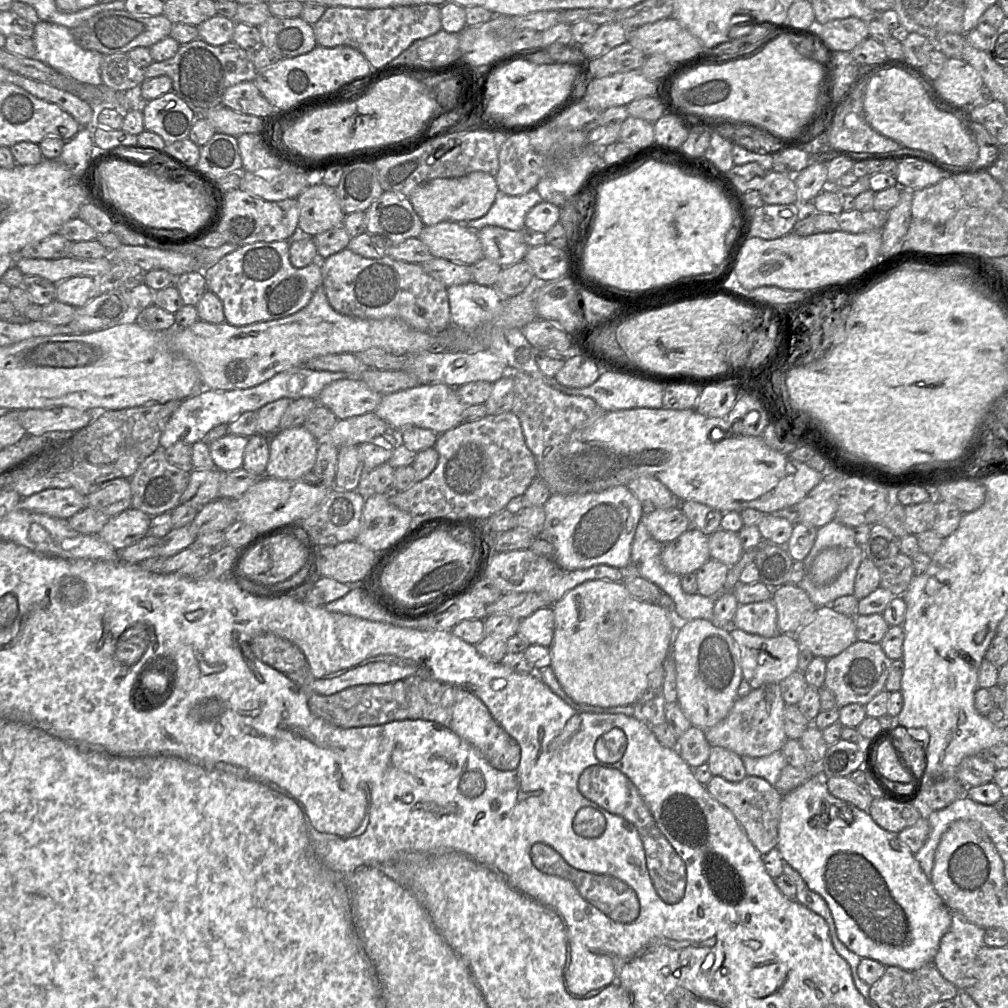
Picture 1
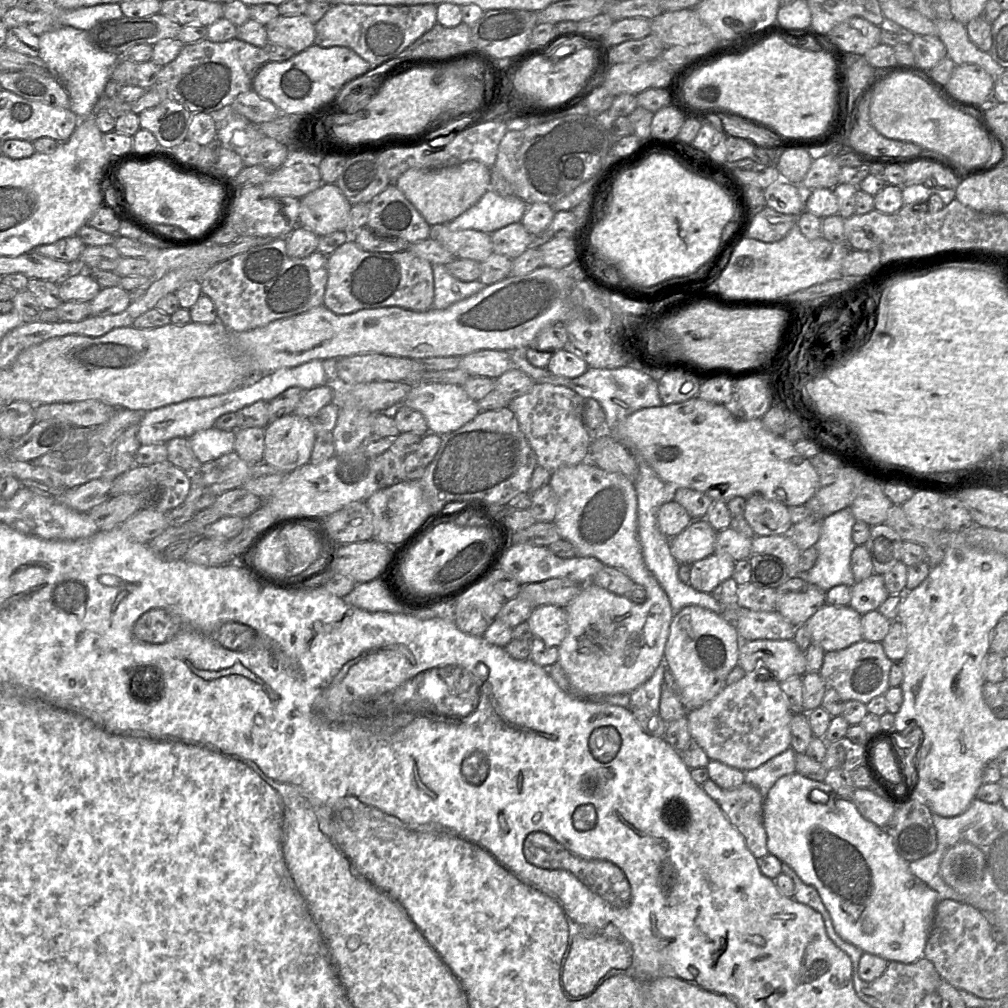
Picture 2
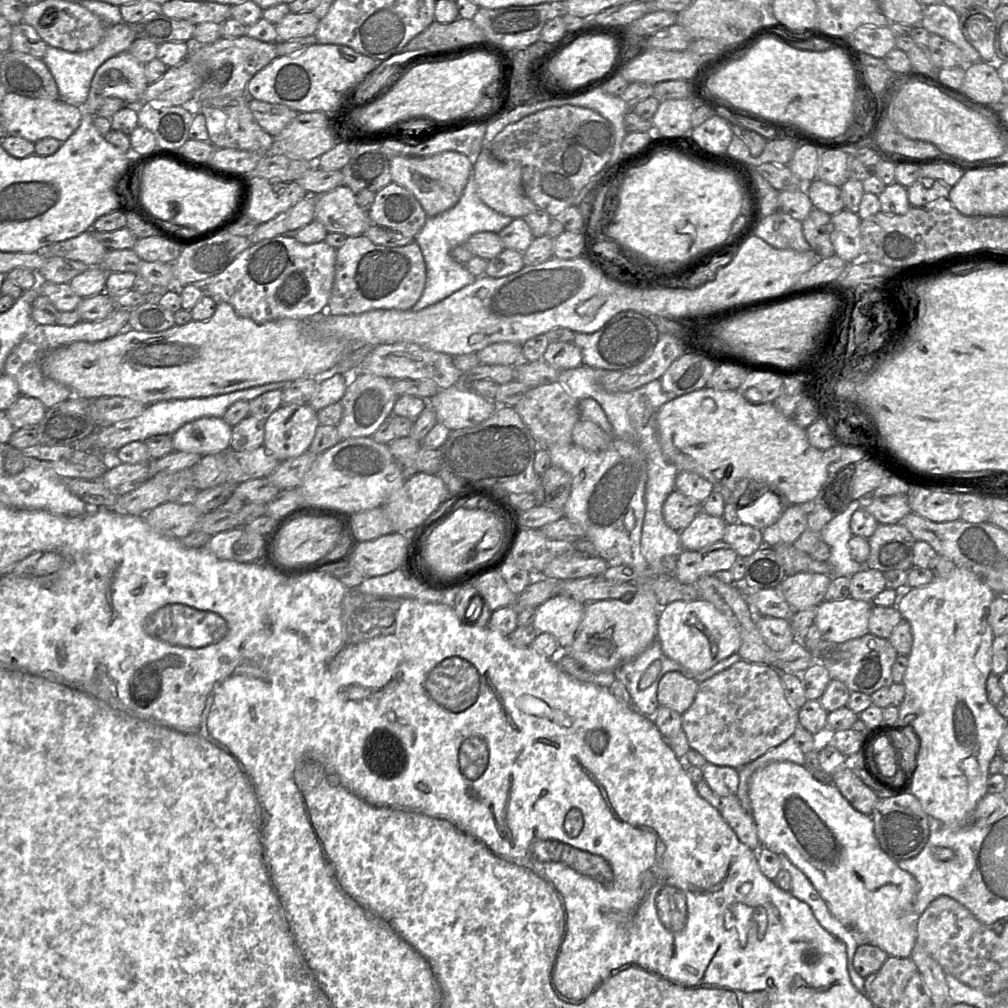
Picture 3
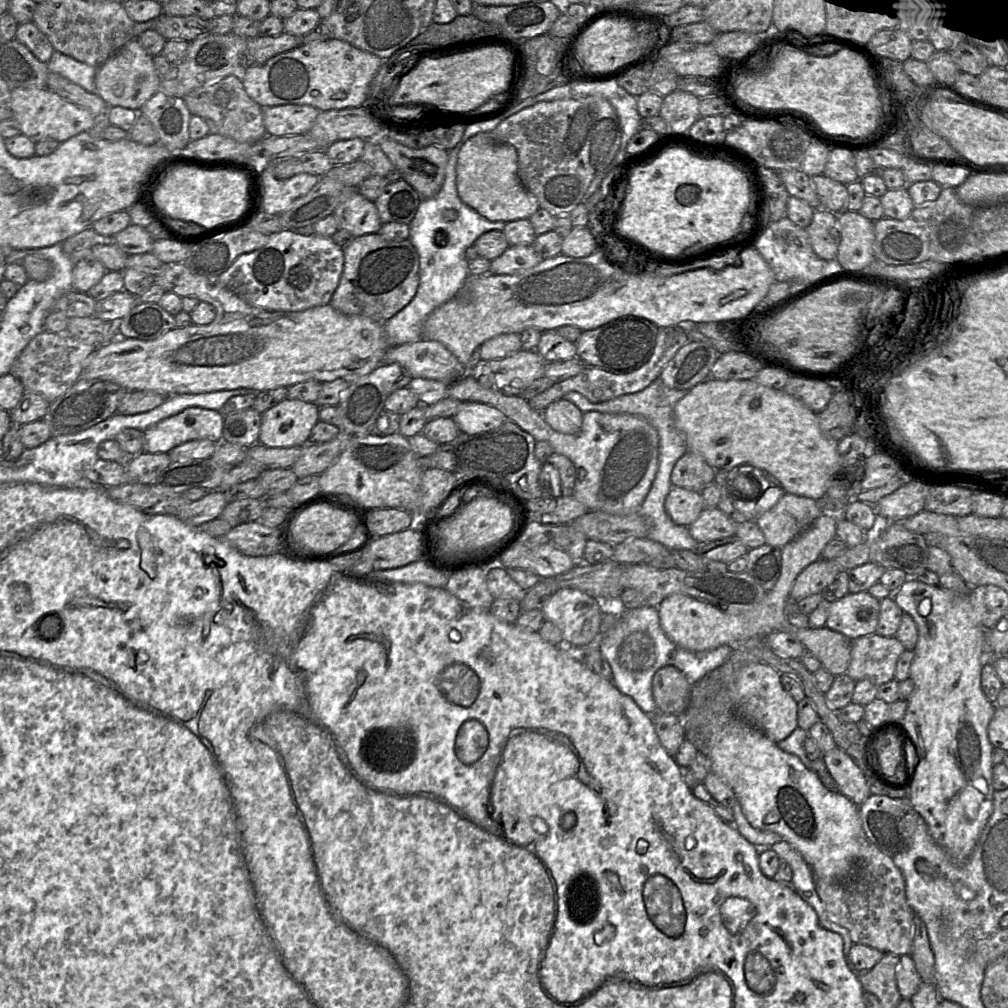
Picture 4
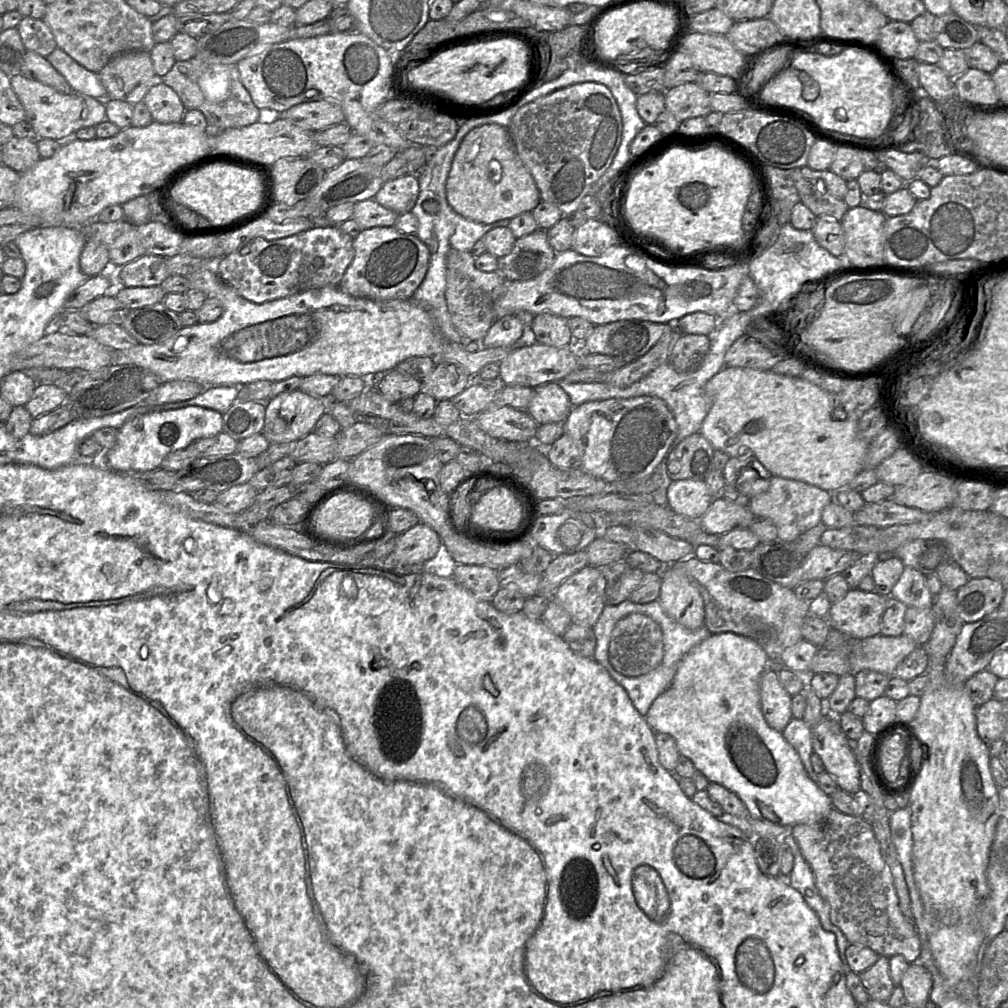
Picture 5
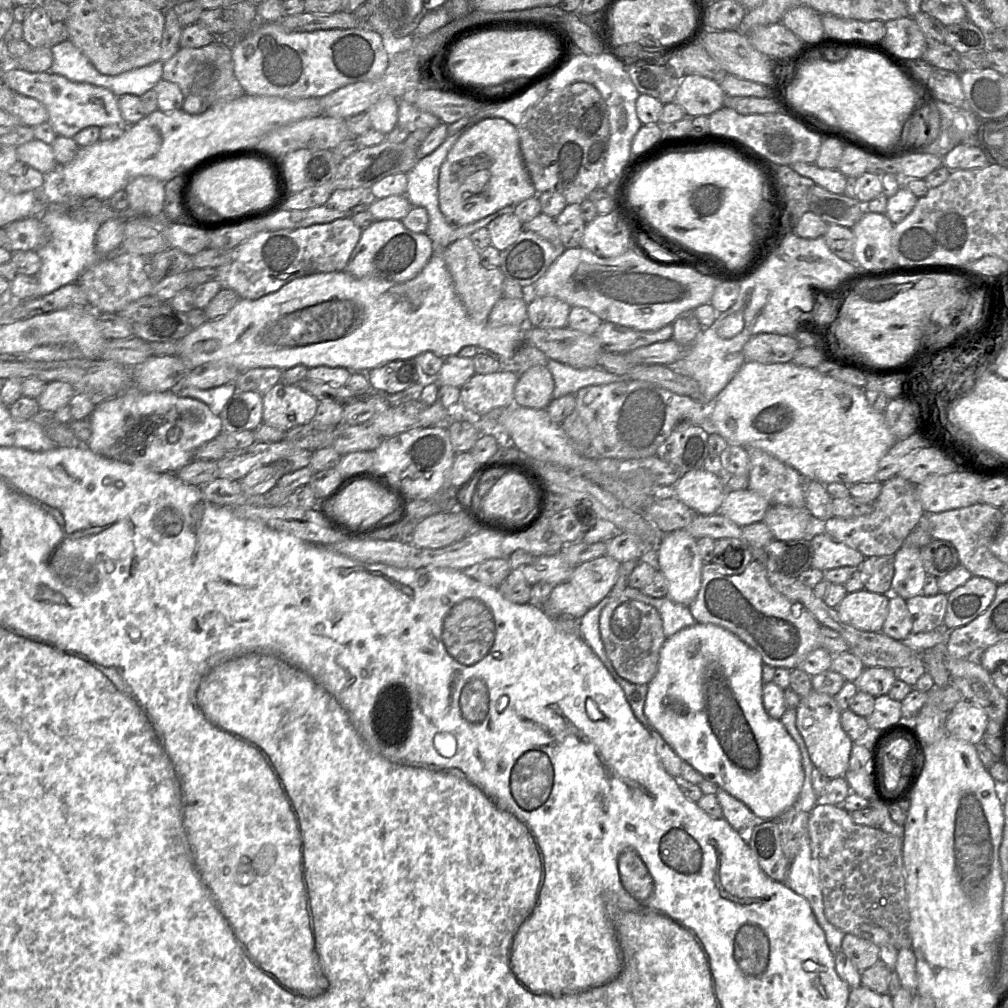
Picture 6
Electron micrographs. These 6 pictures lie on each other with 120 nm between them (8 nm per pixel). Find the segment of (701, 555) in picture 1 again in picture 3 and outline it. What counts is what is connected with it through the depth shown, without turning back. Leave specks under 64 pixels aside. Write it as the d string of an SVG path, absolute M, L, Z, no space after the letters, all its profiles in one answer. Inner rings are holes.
M701 511L694 520L680 532L680 542L685 550L700 550L723 541L727 523L723 517L711 516Z

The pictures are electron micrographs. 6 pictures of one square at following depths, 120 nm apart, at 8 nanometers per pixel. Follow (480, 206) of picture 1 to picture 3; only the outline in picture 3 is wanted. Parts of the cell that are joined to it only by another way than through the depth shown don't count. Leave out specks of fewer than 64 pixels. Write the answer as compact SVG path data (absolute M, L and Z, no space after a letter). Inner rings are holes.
M444 151L427 157L395 156L390 159L392 182L411 191L428 217L439 215L459 201L472 175L469 157L456 151Z

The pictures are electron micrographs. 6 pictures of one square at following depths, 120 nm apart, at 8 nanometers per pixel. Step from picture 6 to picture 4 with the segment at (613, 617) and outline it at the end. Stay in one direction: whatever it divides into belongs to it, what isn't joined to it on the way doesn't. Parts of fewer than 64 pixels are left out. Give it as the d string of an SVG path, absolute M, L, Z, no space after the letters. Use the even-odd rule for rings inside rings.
M633 632L620 645L617 657L623 668L634 672L644 671L656 661L654 642L644 632Z

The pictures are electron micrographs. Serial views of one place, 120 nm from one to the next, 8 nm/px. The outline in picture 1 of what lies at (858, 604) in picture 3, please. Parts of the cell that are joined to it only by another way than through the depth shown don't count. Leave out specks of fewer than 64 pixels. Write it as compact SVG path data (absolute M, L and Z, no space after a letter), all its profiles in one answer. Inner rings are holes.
M831 605L817 607L811 617L795 634L801 648L811 651L815 657L830 659L857 641L854 617L835 611Z

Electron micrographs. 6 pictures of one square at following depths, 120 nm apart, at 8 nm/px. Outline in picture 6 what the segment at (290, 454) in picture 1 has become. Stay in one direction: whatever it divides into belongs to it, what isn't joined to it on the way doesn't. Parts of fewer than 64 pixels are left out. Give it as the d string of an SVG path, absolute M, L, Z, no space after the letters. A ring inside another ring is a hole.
M277 383L263 395L263 423L283 432L309 423L319 401L295 384Z

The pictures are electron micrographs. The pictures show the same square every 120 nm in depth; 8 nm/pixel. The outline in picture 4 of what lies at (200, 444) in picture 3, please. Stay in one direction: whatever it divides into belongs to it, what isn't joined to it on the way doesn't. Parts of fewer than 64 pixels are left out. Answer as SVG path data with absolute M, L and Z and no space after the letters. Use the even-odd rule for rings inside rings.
M189 407L144 431L146 453L169 453L191 440L221 442L224 415L221 411Z

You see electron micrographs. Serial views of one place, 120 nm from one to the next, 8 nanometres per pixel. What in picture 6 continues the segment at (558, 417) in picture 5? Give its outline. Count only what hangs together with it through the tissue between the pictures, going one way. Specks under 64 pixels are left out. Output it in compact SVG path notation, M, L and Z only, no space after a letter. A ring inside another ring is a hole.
M533 366L519 374L514 390L514 405L546 409L553 400L554 380L546 366Z

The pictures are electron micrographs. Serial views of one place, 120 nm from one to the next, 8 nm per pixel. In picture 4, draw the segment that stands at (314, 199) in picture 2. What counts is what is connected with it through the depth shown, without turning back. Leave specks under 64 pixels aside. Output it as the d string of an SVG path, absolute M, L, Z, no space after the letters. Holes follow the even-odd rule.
M357 190L340 202L332 214L337 221L337 229L347 230L353 237L378 233L382 225L374 202Z

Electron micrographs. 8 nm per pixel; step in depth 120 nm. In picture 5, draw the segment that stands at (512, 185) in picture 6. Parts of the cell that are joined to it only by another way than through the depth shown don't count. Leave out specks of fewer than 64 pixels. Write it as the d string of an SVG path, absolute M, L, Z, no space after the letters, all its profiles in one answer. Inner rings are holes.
M490 123L473 128L461 140L447 177L446 198L464 218L491 224L532 211L540 202L540 193L516 152L508 128Z

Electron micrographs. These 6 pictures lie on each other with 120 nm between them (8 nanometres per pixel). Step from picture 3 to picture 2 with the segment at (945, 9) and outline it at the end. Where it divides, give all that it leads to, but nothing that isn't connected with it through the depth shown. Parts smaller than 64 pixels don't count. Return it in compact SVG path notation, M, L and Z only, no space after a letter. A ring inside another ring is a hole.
M939 19L934 21L937 36L944 43L947 56L955 65L977 64L993 78L1001 75L1005 68L997 63L989 52L979 49L969 38L966 27L956 19Z

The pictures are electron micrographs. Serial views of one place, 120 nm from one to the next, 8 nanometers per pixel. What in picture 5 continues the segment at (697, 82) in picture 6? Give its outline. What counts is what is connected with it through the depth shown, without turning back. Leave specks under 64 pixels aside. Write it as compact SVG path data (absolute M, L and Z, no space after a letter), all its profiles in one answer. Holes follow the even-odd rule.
M687 82L665 91L665 109L679 122L708 115L711 110L710 94L697 82Z

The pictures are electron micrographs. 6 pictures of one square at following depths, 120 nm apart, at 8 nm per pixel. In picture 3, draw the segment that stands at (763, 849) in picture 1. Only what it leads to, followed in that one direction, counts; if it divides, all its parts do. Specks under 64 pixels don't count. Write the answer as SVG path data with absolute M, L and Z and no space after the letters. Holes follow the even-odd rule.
M704 780L694 785L698 794L718 810L739 840L751 850L758 852L761 845L754 818L742 807L738 797L718 796Z

